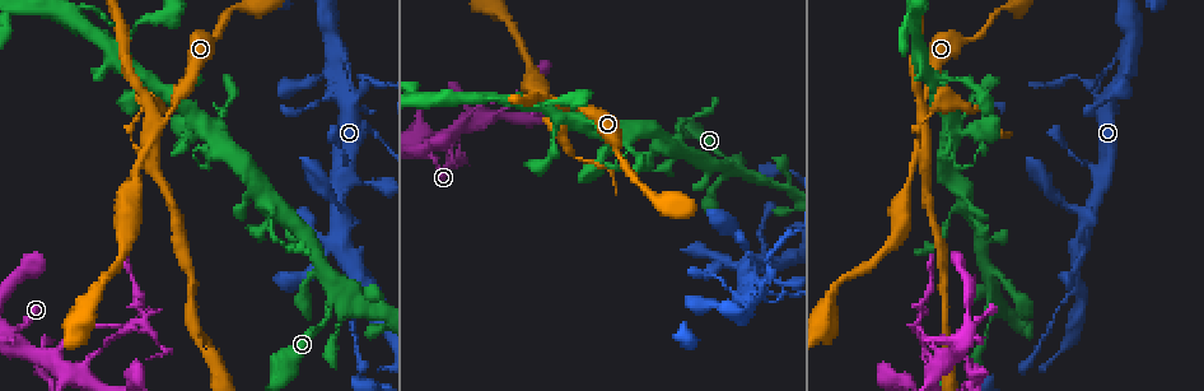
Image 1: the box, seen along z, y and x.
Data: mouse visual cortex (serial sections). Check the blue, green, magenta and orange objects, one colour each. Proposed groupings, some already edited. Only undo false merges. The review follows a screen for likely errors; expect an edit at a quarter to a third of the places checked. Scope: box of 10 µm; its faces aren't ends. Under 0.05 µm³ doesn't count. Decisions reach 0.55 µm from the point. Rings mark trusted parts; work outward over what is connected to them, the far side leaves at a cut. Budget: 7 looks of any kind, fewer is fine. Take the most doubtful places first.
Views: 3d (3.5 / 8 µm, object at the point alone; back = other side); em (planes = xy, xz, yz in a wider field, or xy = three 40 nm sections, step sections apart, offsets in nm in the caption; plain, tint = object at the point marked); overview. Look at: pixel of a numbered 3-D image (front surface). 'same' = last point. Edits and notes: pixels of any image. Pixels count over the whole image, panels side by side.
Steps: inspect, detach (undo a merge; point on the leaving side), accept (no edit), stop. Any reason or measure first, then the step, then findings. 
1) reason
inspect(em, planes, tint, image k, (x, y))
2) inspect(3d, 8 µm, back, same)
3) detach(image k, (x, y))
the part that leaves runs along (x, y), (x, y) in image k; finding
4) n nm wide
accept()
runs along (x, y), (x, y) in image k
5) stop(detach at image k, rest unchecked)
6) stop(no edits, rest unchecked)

looks like a crossing
inspect(3d, 8 µm, back, image 1, (925, 152))

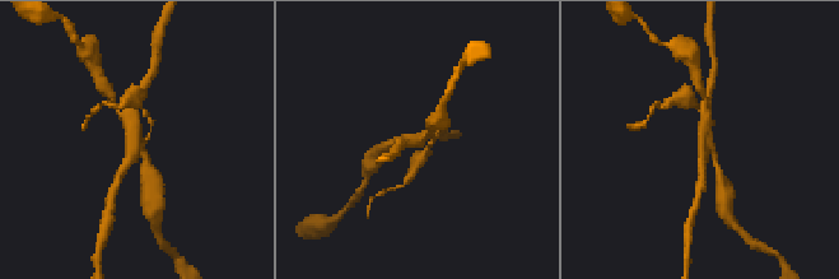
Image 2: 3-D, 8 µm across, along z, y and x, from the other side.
4 arms; arms of 100, 200, 200, 250 nm
inspect(em, xy, step 3, tint, same)

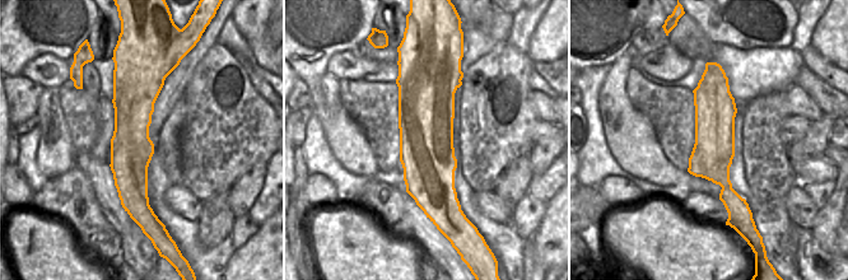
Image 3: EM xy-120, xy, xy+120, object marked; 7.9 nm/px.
accept()
continuous, no second cell

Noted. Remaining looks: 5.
three arms meet
inspect(3d, 8 µm, image 1, (333, 302))

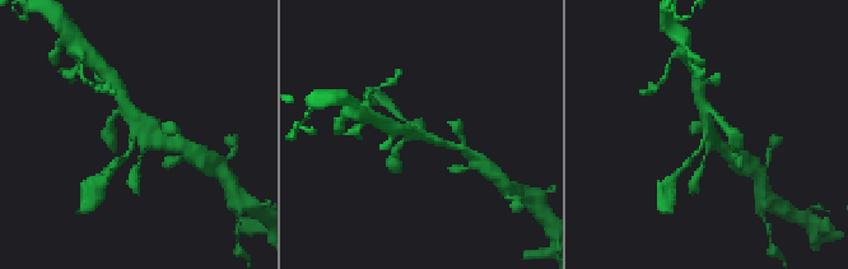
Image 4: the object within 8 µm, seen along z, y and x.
inspect(em, xy, step 2, tint, same)

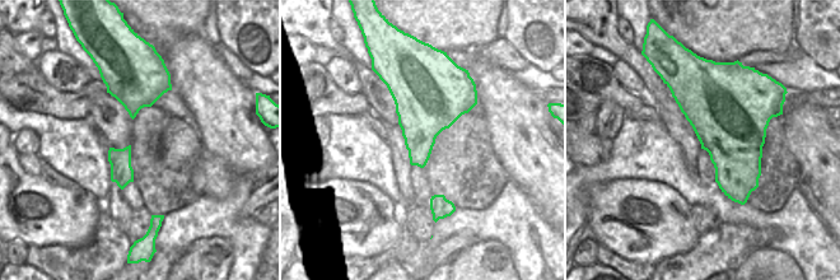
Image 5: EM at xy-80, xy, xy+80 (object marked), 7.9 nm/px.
420 nm wide
accept()
runs along (686, 163), (707, 137), (702, 103) in image 4; continuous, no second cell

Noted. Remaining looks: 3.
a narrow waist
inspect(3d, 3.5 µm, image 1, (358, 76))

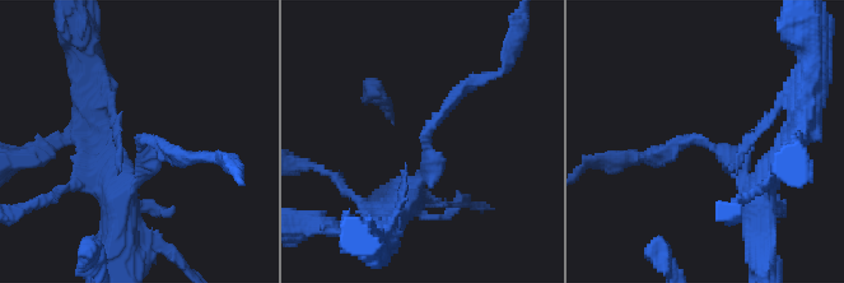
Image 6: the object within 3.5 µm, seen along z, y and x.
arms of 150, 250 nm; now the EM
inspect(em, xy, step 5, tint, image 6, (430, 143))

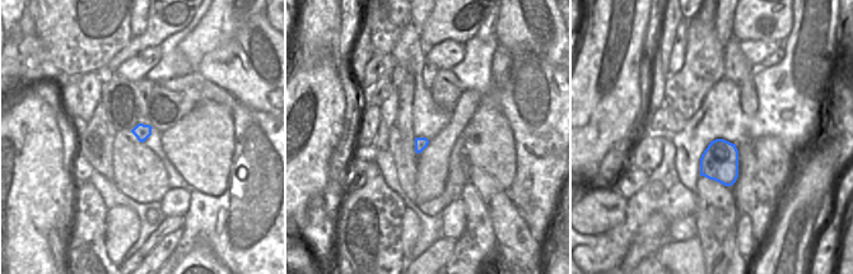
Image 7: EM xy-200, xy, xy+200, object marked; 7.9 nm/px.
detach(image 6, (674, 152))
the part that leaves runs along (713, 148), (681, 140), (629, 156) in image 6; two cells meet here

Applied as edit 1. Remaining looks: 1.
stop(detach at image 6, rest unchecked)

